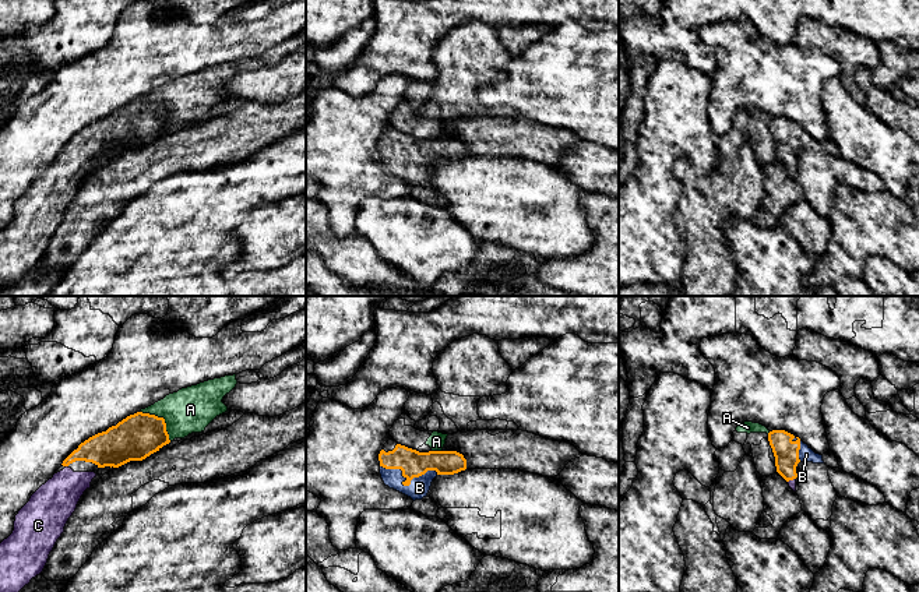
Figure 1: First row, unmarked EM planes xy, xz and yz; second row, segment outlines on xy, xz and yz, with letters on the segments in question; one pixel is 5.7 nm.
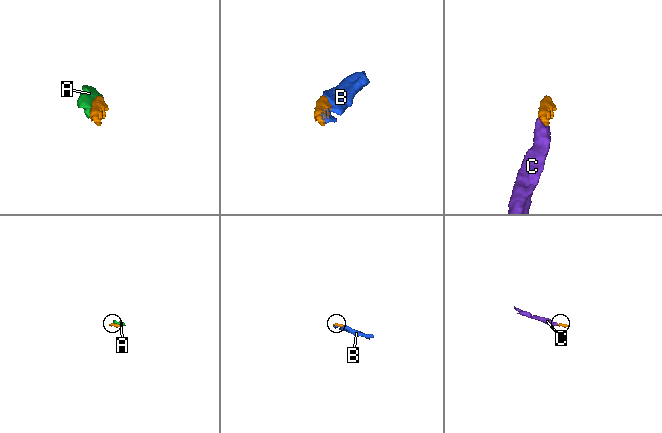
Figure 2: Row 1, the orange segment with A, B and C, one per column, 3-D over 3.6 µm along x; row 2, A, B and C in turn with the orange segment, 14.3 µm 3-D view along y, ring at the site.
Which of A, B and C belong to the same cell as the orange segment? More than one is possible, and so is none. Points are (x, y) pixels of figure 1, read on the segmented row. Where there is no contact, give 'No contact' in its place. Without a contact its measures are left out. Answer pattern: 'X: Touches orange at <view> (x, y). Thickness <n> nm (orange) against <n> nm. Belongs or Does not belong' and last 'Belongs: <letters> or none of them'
A: Touches orange at xy (162, 418). Thickness 260 nm (orange) against 260 nm. Does not belong
B: Touches orange at xz (404, 485). Thickness 160 nm (orange) against 120 nm. Belongs
C: Touches orange at yz (791, 479). Thickness 140 nm (orange) against 50 nm. Belongs
Belongs: B, C

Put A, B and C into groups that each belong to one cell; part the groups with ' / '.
A / B C

